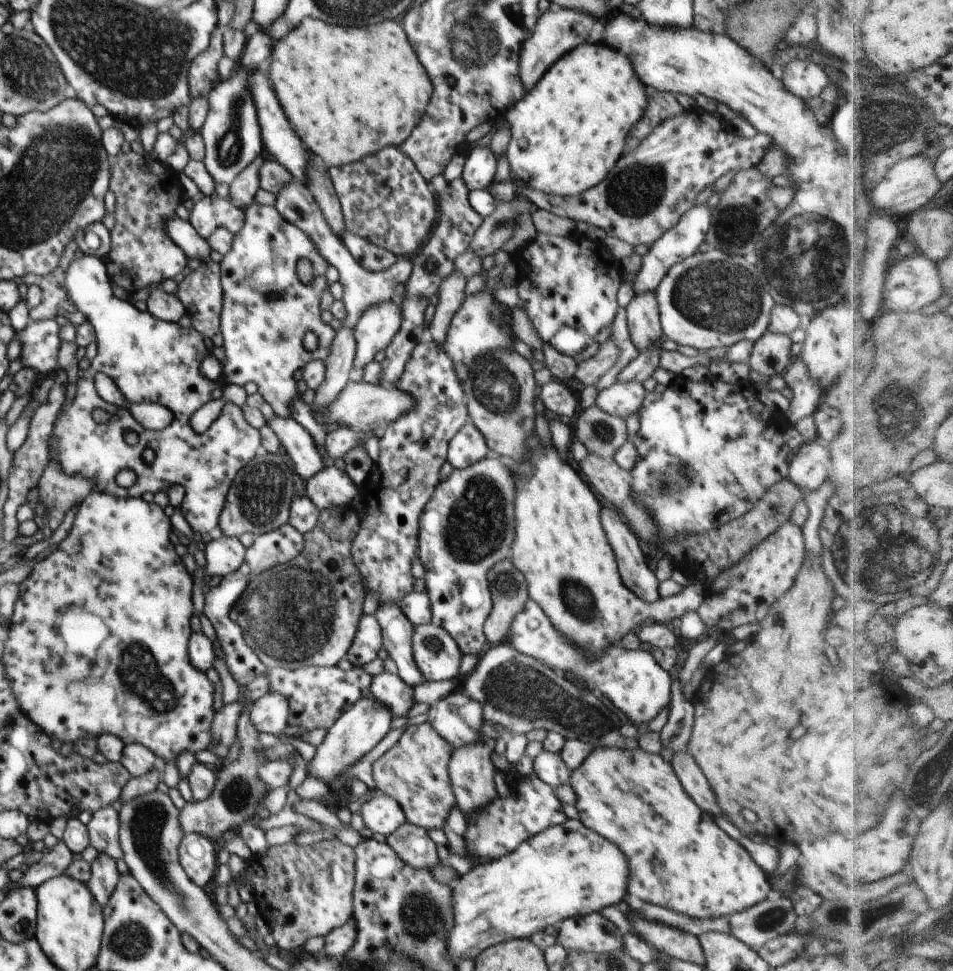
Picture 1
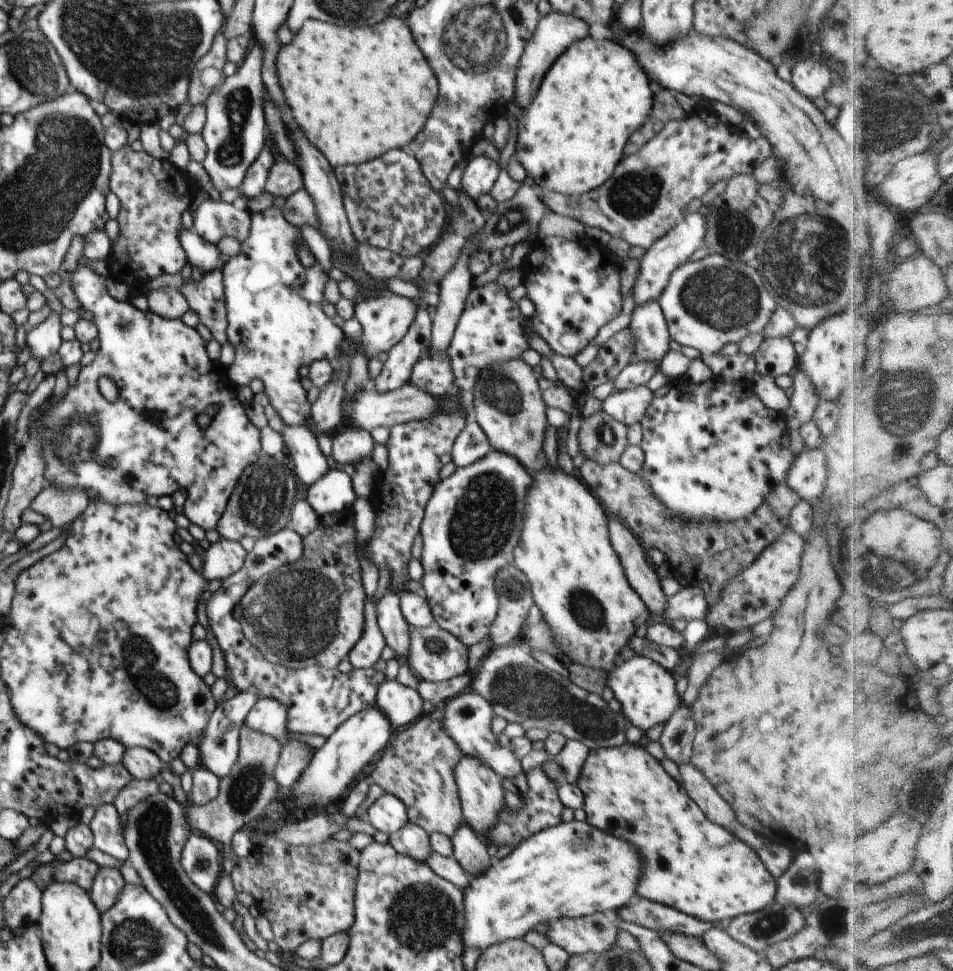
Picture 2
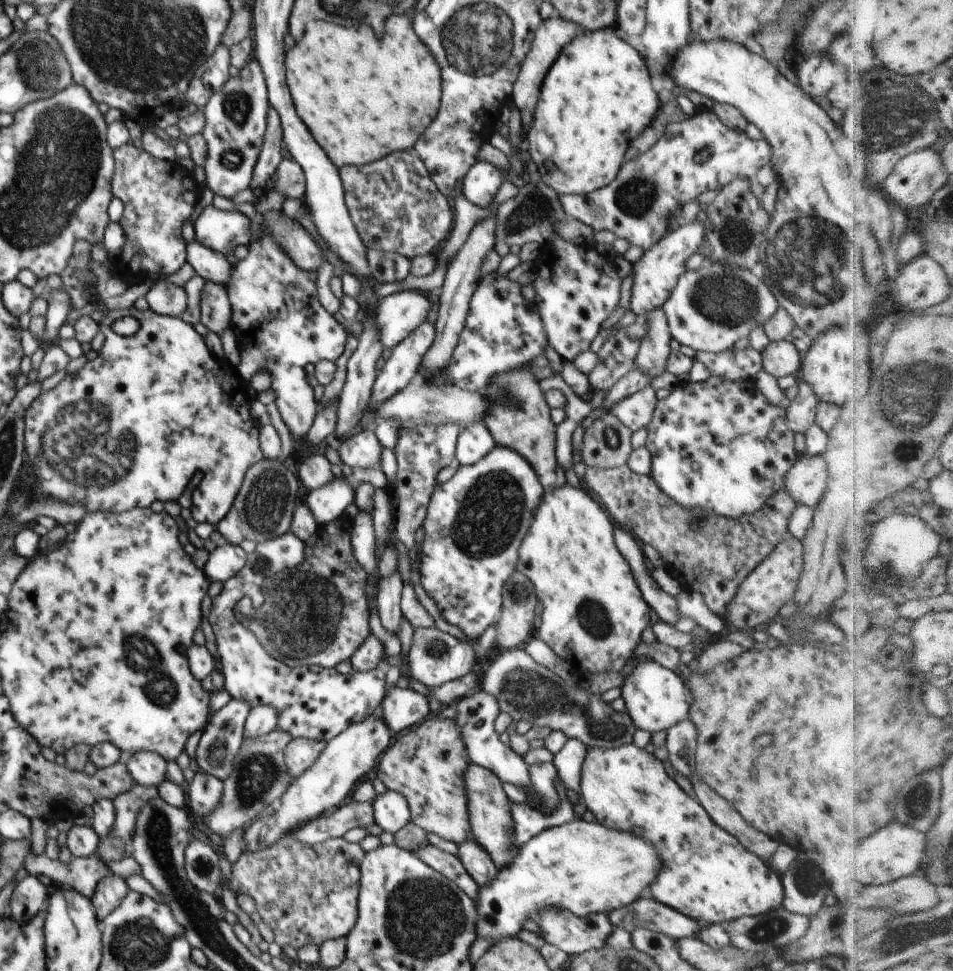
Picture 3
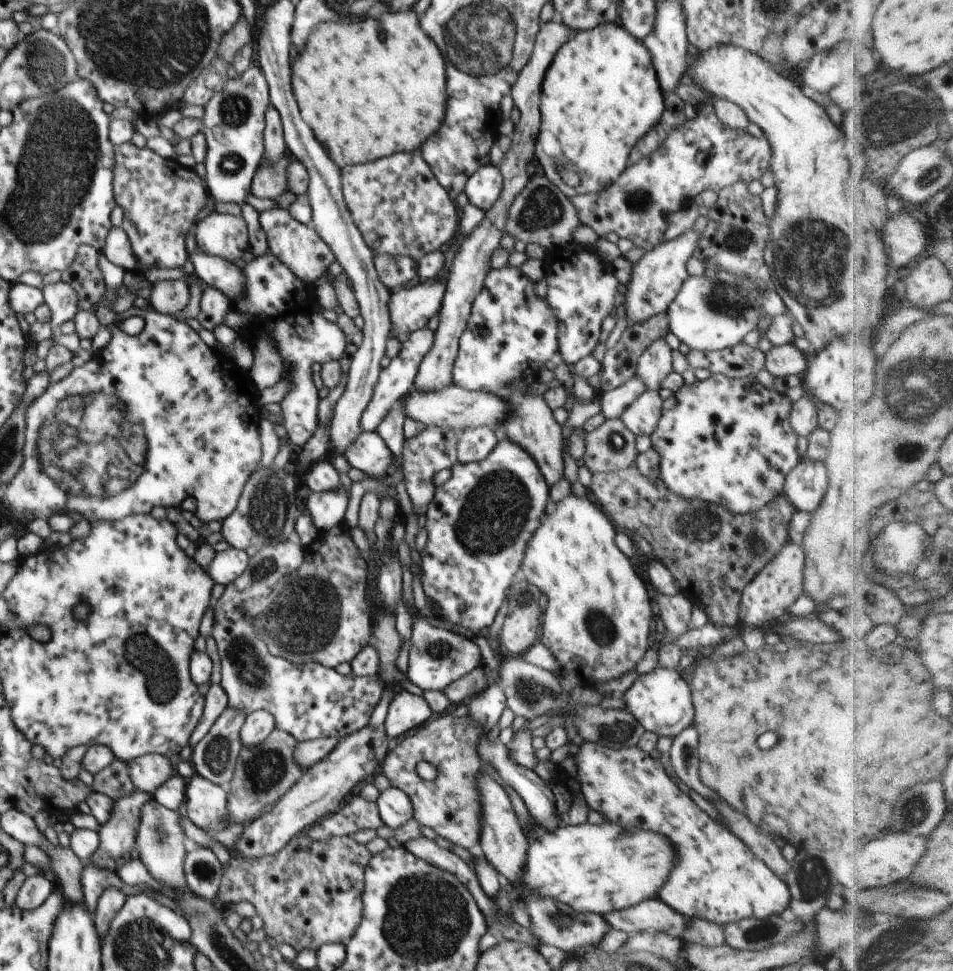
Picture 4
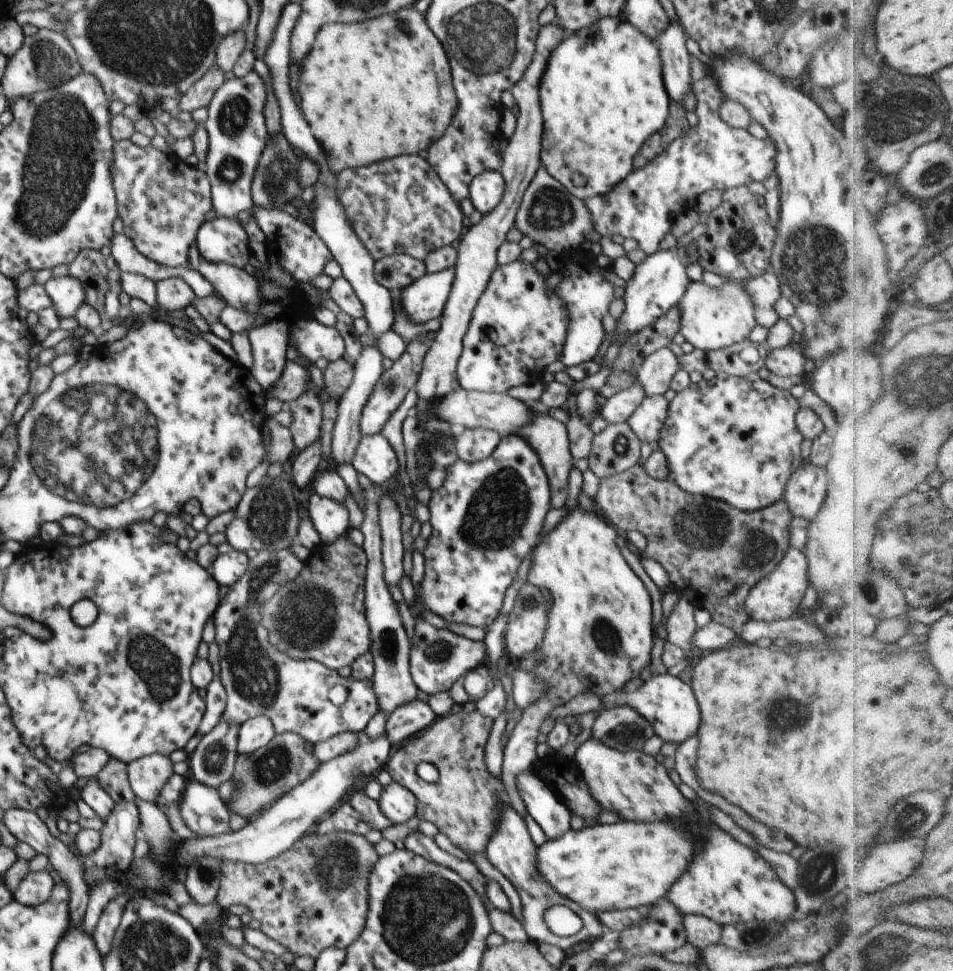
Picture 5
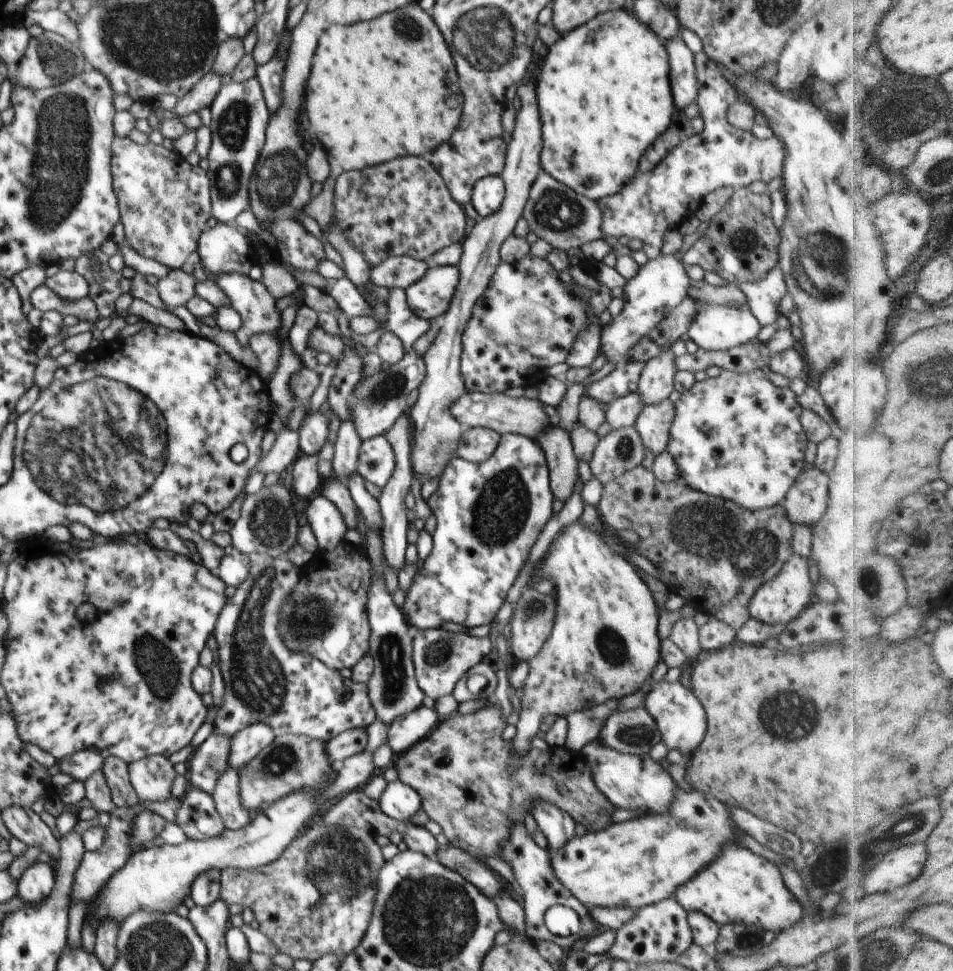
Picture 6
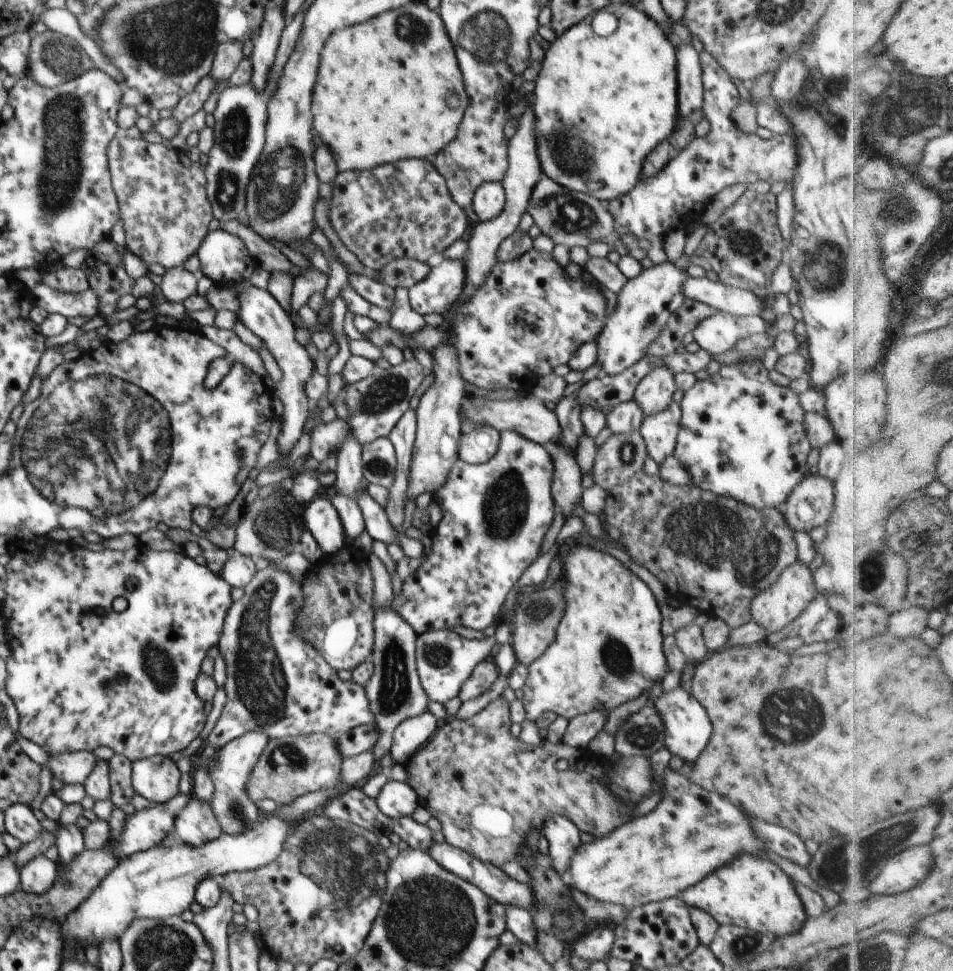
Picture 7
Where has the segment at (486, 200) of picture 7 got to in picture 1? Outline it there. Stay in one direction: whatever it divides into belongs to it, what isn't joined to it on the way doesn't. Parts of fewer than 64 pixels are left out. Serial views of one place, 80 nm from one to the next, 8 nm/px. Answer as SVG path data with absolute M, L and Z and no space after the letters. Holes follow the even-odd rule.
M467 146L463 151L465 165L462 180L469 191L487 190L494 183L496 176L497 156L490 148L474 148Z

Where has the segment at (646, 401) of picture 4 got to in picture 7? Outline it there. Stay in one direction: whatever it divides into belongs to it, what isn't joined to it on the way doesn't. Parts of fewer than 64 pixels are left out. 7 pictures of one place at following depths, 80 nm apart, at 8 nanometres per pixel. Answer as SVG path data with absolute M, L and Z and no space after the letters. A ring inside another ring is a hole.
M670 402L666 410L643 416L639 434L644 438L647 456L654 459L658 465L664 462L666 456L671 456L676 446L678 430L680 430L680 404Z

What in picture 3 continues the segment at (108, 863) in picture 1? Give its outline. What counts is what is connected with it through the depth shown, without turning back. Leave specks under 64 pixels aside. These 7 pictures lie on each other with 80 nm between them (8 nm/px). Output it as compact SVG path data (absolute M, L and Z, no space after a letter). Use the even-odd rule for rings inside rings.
M112 873L97 884L91 903L98 922L101 923L117 906L120 906L128 891L125 880Z

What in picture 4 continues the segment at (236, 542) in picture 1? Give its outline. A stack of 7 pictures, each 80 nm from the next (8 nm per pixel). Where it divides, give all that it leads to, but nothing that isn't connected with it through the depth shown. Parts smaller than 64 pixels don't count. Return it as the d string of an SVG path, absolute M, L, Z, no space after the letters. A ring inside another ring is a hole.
M228 548L217 552L207 568L212 580L218 584L230 584L247 570L250 557L246 551Z

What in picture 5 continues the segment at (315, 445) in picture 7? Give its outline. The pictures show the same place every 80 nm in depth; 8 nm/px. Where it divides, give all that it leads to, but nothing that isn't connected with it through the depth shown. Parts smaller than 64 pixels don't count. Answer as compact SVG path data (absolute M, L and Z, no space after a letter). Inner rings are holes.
M311 381L308 390L301 397L285 406L293 412L294 422L291 426L288 425L288 428L292 433L295 446L301 451L320 440L321 436L323 410L318 396L314 394L314 387Z

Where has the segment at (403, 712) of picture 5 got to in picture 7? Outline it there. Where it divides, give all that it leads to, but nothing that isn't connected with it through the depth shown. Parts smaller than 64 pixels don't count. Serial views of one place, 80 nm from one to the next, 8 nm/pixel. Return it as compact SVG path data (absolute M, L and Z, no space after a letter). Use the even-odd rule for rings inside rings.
M429 711L402 720L392 732L393 742L389 754L394 764L405 766L406 762L434 736L440 725L436 716Z

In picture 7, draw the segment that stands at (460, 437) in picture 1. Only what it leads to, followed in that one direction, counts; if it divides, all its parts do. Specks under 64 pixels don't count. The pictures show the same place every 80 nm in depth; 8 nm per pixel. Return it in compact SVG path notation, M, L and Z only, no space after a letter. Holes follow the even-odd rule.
M484 425L477 426L468 434L462 434L459 441L459 460L472 465L488 462L498 451L499 438L498 430Z

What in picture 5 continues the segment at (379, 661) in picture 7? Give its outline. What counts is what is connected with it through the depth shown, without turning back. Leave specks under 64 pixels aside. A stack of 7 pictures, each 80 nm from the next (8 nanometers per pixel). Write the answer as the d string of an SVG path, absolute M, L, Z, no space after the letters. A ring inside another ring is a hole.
M378 499L368 501L362 509L364 523L361 528L363 534L364 552L367 554L367 575L365 578L365 615L369 624L371 645L369 651L374 661L374 672L371 676L372 686L378 699L378 708L387 715L393 713L399 706L409 703L418 696L419 688L415 685L410 668L411 641L406 635L397 603L392 599L385 581L382 560L381 526L379 521Z

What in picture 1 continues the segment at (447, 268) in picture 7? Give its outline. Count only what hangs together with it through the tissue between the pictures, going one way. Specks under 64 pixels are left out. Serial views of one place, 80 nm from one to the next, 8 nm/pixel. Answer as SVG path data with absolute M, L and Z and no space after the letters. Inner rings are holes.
M401 299L384 301L366 308L353 328L357 349L353 367L364 368L374 356L385 350L403 324Z

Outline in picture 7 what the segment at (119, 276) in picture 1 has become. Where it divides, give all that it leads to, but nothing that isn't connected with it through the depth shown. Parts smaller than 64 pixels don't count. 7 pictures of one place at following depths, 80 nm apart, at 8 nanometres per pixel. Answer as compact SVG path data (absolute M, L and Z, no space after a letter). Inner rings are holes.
M123 133L110 142L107 154L112 189L126 231L125 248L144 263L160 264L166 271L183 266L190 256L197 253L214 218L206 191L205 167L199 162L191 162L184 151L173 149L168 143L150 143L144 138L135 140Z

